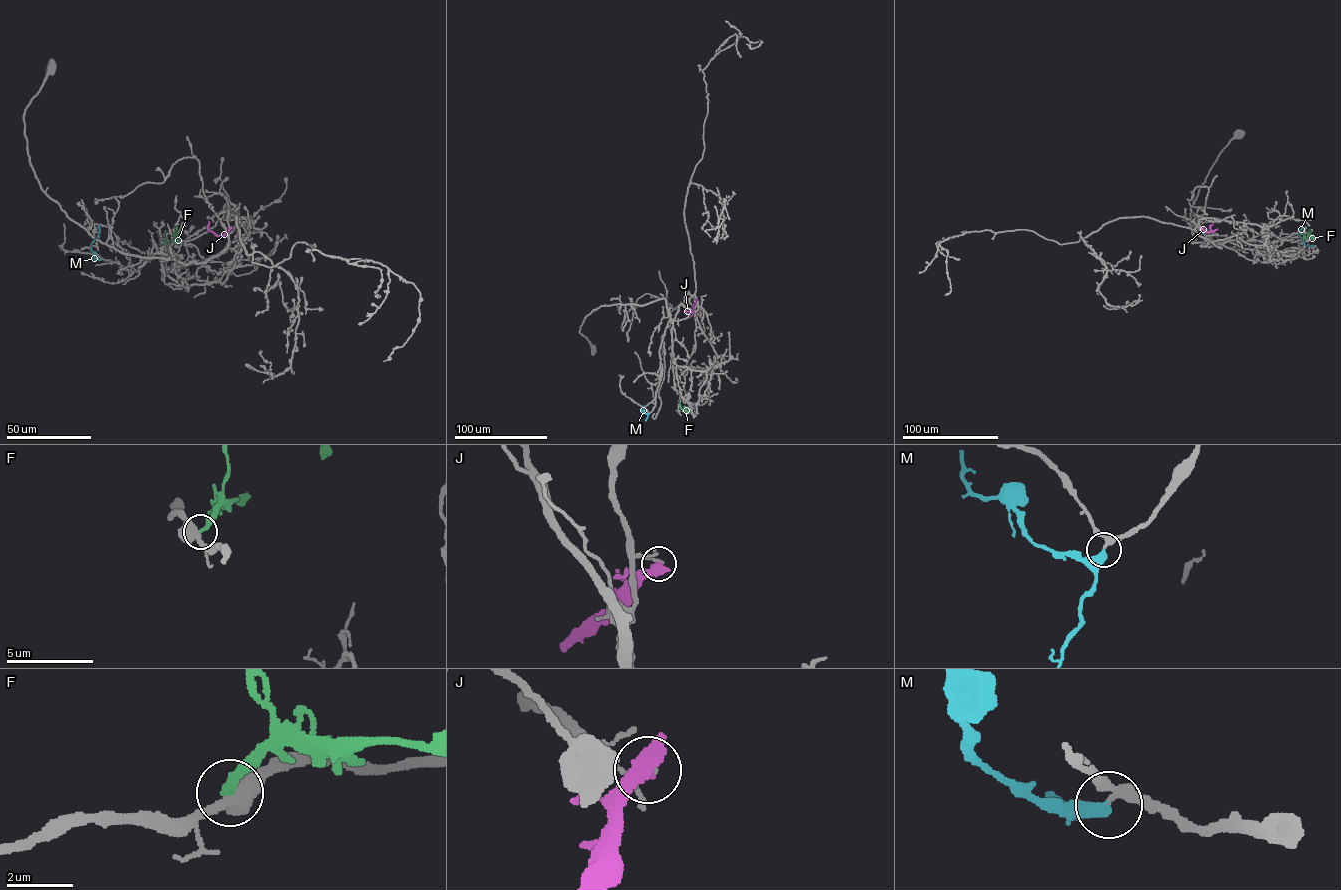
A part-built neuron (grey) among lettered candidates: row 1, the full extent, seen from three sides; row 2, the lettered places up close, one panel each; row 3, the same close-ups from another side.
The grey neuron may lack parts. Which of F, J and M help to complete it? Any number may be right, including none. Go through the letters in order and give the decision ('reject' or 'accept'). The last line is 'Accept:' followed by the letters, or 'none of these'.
F: reject
J: reject
M: accept
Accept: M

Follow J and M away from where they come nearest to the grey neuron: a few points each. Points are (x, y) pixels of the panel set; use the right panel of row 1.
J: (1201, 227), (1210, 232), (1213, 223)
M: (1306, 246), (1299, 233), (1304, 227)

